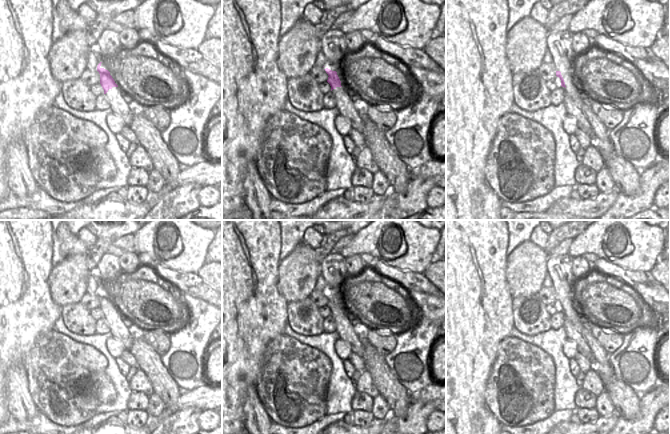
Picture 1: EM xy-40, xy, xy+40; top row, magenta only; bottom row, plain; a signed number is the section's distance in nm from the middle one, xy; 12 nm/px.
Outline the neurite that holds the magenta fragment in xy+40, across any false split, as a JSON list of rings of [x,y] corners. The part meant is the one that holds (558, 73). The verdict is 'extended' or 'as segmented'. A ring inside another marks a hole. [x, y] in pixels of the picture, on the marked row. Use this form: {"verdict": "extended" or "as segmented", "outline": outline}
{"verdict": "extended", "outline": [[[556,71],[556,76],[560,78],[561,86],[563,87],[563,90],[565,92],[563,103],[567,110],[567,115],[573,116],[577,121],[578,129],[582,130],[584,133],[586,133],[588,136],[590,136],[593,140],[595,138],[595,136],[593,134],[593,129],[592,129],[589,121],[587,120],[586,116],[582,112],[582,110],[577,107],[575,102],[572,100],[572,98],[567,93],[565,82],[561,75],[561,72]]]}

